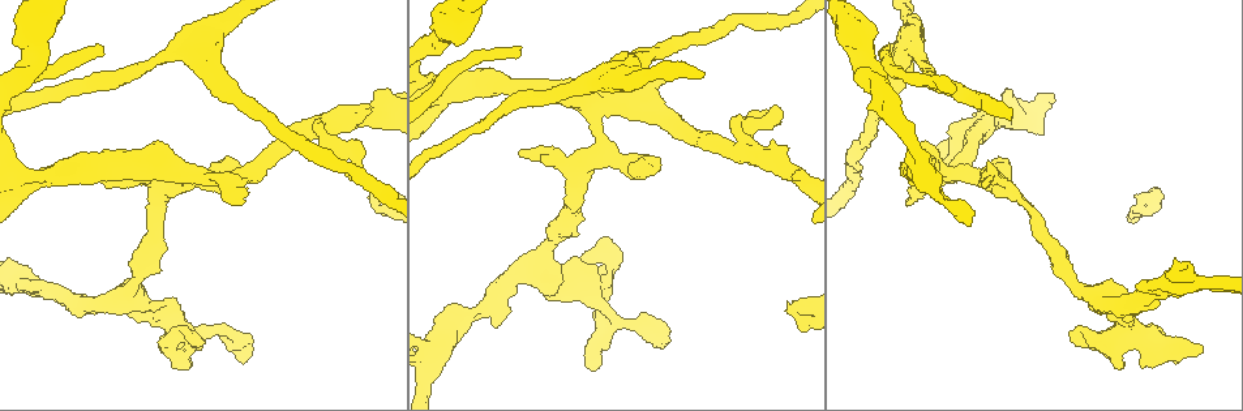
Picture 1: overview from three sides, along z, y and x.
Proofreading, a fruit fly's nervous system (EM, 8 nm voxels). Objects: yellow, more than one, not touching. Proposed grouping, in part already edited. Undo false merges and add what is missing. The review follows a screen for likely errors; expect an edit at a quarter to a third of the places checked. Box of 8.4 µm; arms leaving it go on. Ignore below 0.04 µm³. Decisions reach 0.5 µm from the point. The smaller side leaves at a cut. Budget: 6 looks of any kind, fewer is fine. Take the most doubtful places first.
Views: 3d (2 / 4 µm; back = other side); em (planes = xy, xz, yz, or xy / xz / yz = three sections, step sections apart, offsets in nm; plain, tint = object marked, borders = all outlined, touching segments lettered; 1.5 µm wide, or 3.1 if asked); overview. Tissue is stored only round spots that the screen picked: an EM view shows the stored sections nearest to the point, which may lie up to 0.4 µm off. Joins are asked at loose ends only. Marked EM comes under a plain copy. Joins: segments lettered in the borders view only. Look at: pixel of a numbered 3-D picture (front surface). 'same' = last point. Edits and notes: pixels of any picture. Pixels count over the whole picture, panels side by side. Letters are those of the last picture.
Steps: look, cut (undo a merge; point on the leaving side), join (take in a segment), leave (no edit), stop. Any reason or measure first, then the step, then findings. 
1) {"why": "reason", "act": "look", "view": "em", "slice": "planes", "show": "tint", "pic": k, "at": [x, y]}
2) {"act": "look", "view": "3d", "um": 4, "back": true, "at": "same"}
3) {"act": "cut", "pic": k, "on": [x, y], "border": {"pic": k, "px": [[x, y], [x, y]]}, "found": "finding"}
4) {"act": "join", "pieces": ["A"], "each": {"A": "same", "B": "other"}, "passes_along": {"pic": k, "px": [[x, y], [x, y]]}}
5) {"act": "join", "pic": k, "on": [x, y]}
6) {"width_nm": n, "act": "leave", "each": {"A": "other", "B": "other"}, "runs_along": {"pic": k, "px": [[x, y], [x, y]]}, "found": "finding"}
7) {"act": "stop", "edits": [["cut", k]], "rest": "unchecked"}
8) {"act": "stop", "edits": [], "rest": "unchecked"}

{"why": "free end", "act": "look", "view": "3d", "um": 2, "pic": 1, "at": [660, 348]}

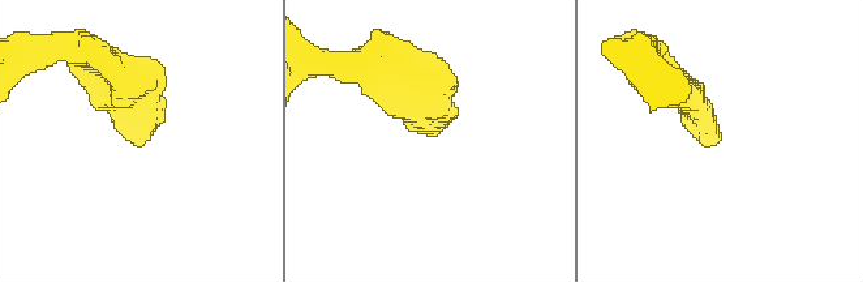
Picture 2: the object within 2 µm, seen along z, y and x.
{"why": "need the tissue", "act": "look", "view": "em", "slice": "planes", "show": "borders", "pic": 2, "at": [141, 144]}

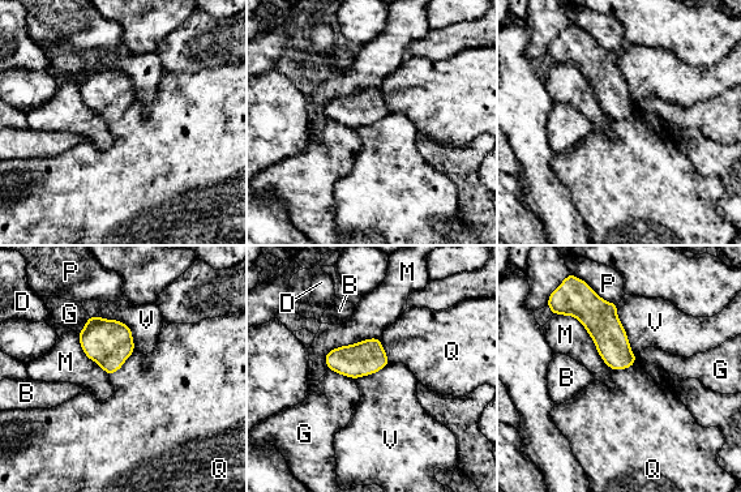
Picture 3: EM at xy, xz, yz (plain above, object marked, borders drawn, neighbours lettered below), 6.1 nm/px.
{"act": "leave", "each": {"B": "other", "D": "other", "G": "other", "M": "other", "P": "other", "Q": "other", "V": "other"}, "border": {"pic": 3, "px": [[135, 351], [110, 376]]}, "found": "no lettered segment goes on from it"}

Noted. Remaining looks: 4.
{"why": "side arm on a straight run", "act": "look", "view": "em", "slice": "yz", "step": 8, "show": "tint", "pic": 1, "at": [730, 150]}

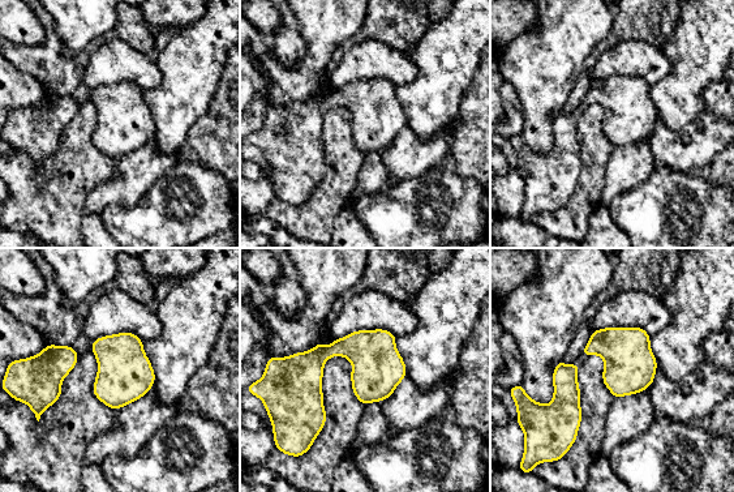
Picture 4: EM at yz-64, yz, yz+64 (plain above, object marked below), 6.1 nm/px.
{"why": "another direction", "act": "look", "view": "em", "slice": "planes", "show": "tint", "at": "same"}

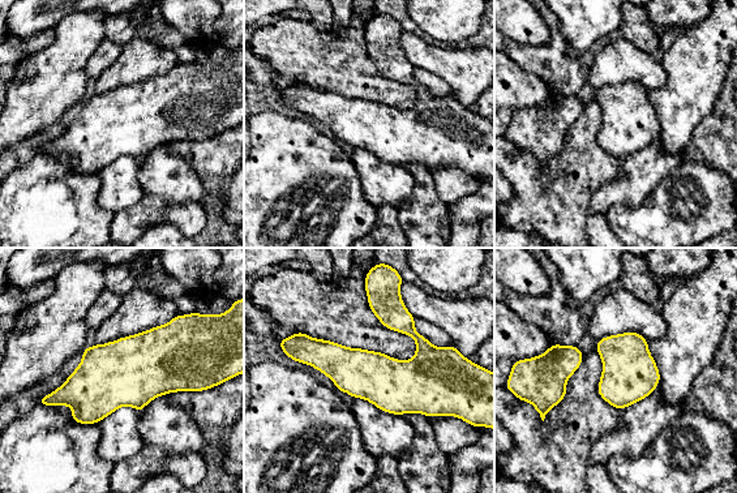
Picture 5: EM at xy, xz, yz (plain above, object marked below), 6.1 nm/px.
{"why": "see the neighbours", "act": "look", "view": "em", "slice": "planes", "show": "borders", "at": "same"}

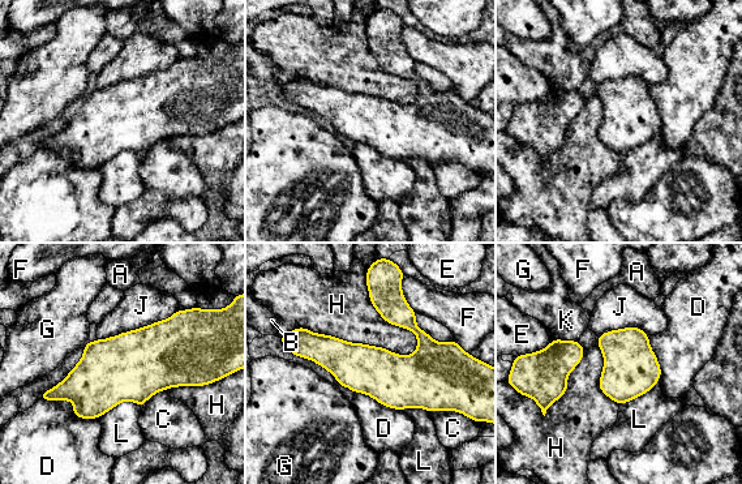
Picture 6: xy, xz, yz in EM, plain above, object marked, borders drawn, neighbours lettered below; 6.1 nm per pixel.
{"width_nm": 320, "act": "leave", "each": {"A": "other", "B": "other", "C": "other", "D": "other", "E": "other", "F": "other", "G": "other", "H": "other", "J": "other", "K": "other", "L": "other"}, "found": "one cell here"}

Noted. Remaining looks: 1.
{"act": "stop", "edits": [], "rest": "unchecked"}

